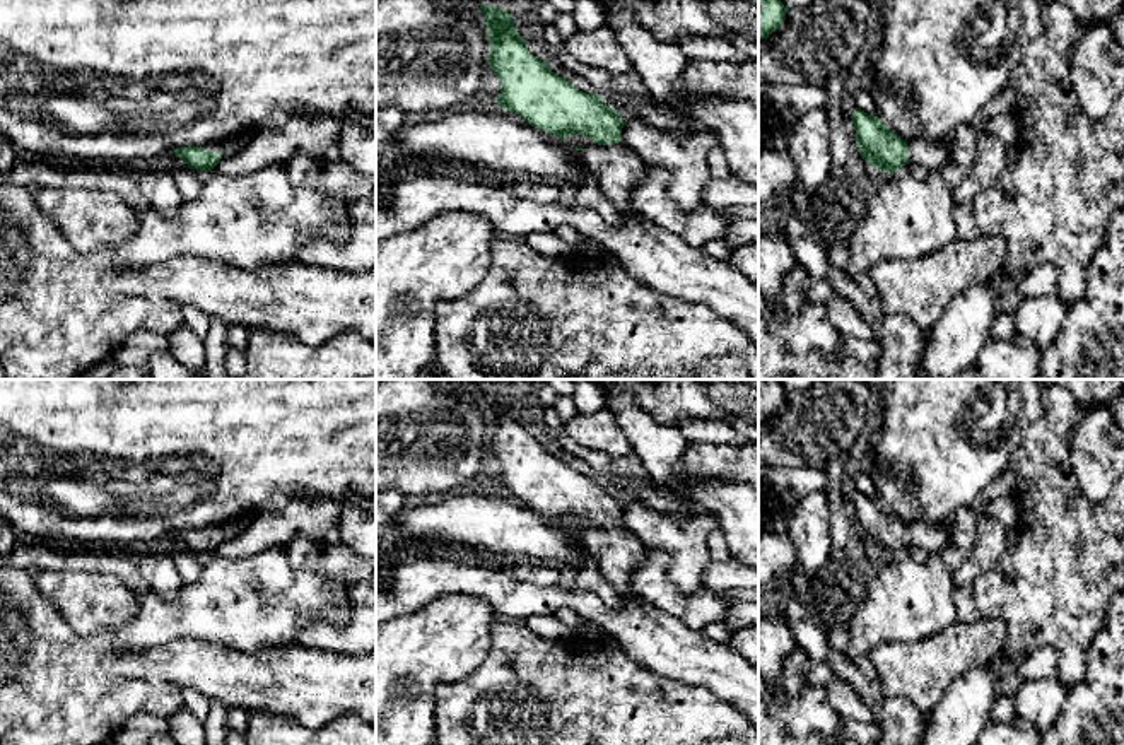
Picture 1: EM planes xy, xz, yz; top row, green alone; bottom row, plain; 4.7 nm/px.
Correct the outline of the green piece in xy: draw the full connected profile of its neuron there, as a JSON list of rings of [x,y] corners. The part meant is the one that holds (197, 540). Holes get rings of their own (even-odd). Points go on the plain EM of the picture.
[[[251,514],[232,516],[207,530],[176,531],[173,537],[183,542],[190,552],[200,555],[214,552],[222,542],[234,538],[248,523]]]

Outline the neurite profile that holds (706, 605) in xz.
[[[664,550],[647,552],[634,572],[634,590],[639,598],[695,631],[702,631],[707,624],[723,622],[729,610],[724,593],[709,586],[685,593],[668,578],[668,564],[670,555]]]

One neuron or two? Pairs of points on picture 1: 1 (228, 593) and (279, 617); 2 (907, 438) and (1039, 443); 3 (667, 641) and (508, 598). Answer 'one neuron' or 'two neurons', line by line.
1: one neuron
2: two neurons
3: one neuron

